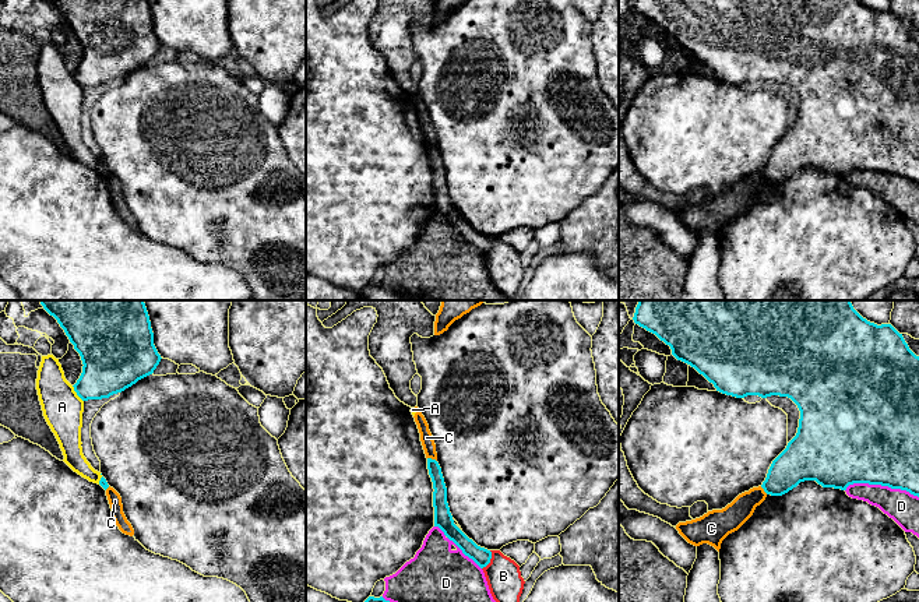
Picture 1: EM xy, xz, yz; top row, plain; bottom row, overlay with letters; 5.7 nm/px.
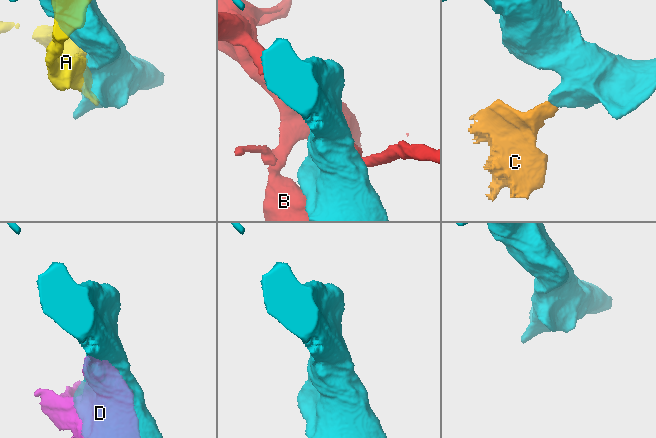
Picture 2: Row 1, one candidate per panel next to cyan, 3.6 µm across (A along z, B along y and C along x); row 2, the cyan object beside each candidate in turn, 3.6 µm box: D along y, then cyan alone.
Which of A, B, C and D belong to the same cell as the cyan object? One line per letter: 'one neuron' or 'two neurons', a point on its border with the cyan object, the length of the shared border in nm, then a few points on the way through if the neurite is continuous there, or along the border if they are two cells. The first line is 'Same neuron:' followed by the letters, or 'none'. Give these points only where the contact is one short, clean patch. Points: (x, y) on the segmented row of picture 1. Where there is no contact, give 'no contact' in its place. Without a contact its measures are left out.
Same neuron: none
A: two neurons; contact xy (77, 394); length 120 nm
B: two neurons; contact xz (489, 560); length 120 nm
C: two neurons; contact xz (430, 458); length 60 nm; border xz (428, 457), (436, 461)
D: two neurons; contact yz (881, 485); length 420 nm

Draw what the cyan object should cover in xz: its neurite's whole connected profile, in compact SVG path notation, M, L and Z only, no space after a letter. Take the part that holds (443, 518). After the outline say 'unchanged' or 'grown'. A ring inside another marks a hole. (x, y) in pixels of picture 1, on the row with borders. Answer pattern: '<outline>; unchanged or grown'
M427 458L427 469L433 482L433 507L434 527L439 527L444 535L453 541L465 556L472 559L480 568L490 563L492 552L478 546L455 524L447 503L447 487L441 468L436 460Z; unchanged

